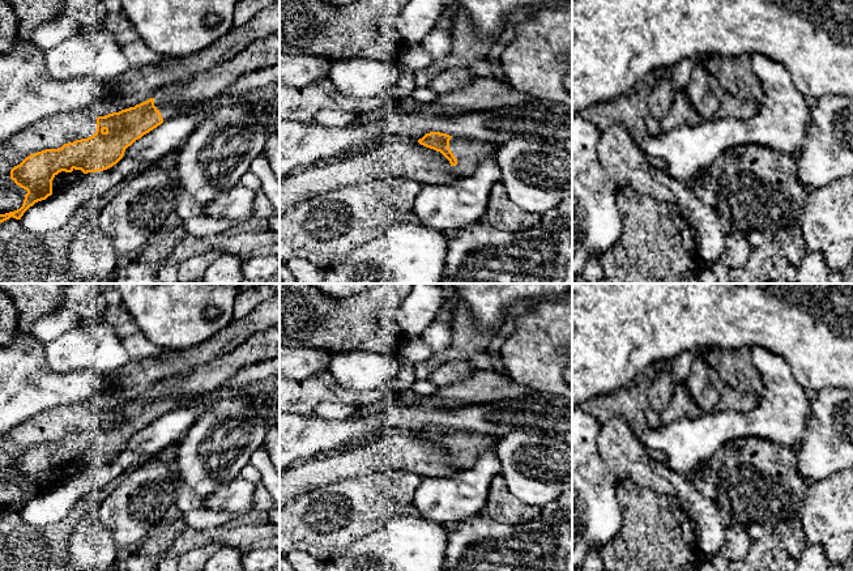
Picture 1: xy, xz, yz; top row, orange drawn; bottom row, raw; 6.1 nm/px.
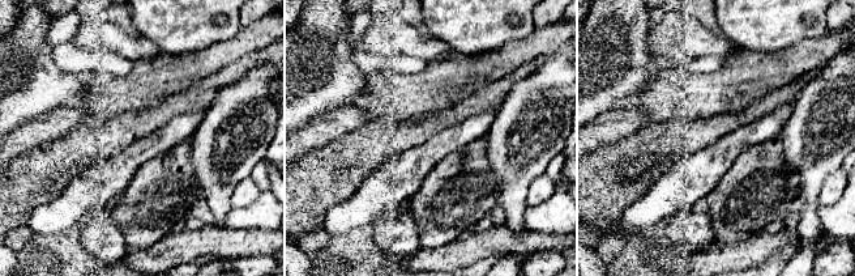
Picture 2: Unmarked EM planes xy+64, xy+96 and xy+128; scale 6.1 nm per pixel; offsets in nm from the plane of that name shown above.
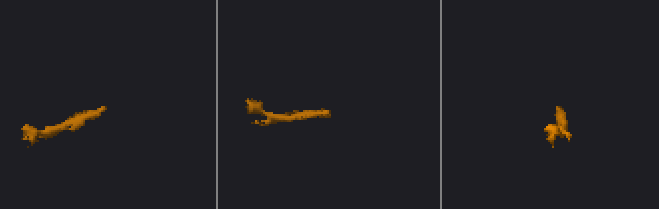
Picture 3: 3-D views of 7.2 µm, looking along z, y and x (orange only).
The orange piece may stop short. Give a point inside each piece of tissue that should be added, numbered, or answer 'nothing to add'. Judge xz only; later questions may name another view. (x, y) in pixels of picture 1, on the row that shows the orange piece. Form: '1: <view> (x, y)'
1: xz (469, 153)

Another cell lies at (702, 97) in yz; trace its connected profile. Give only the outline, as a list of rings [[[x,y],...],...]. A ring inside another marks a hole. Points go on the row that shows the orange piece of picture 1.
[[[698,63],[686,88],[692,106],[703,118],[703,120],[712,120],[718,118],[720,102],[709,88],[711,80],[712,78],[704,64]]]

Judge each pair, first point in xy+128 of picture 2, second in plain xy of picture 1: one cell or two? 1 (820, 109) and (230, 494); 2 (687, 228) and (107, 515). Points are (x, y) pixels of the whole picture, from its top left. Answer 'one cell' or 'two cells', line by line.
1: two cells
2: two cells

